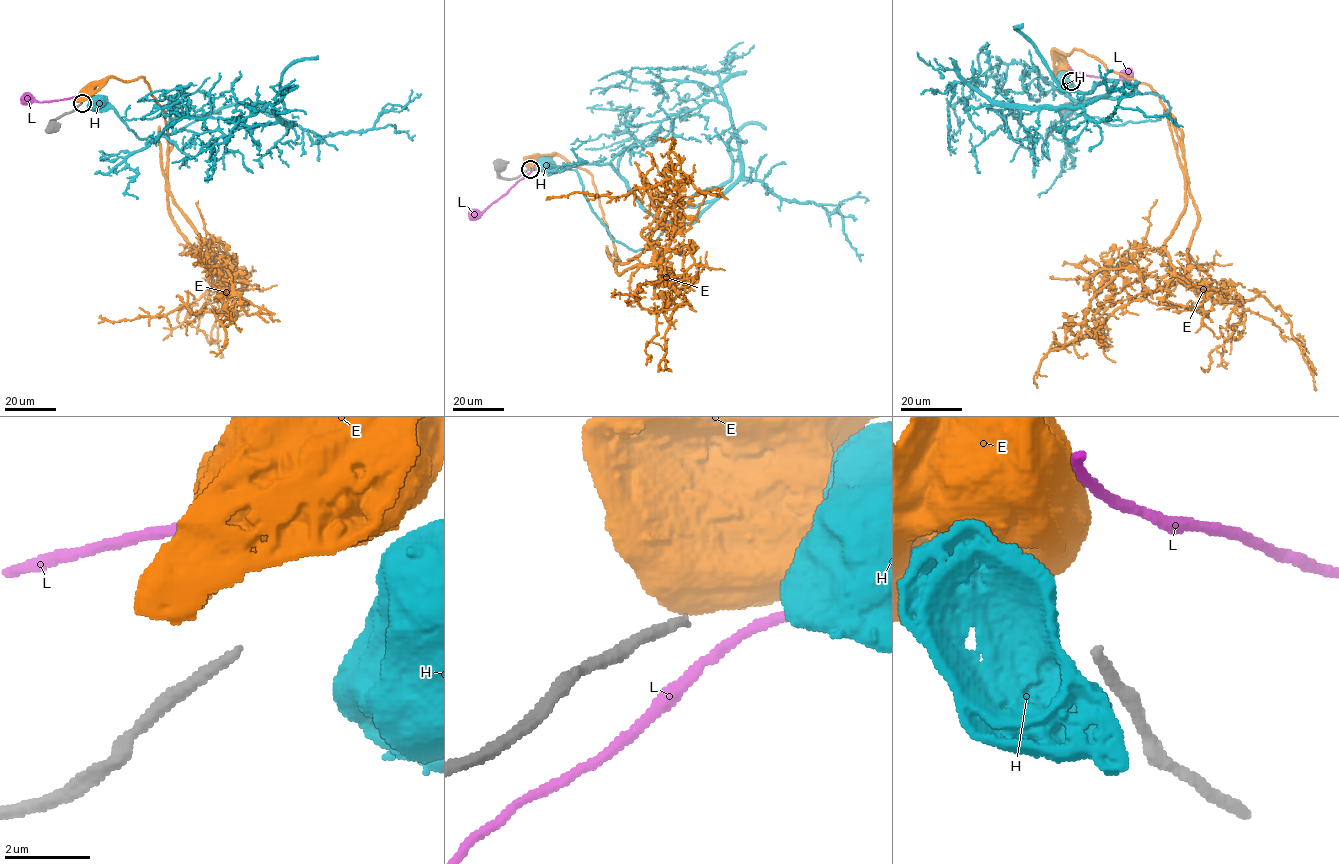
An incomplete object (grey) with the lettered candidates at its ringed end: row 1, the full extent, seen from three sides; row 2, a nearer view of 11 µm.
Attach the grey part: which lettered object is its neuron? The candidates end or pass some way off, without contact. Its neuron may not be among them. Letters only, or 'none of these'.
none of these

